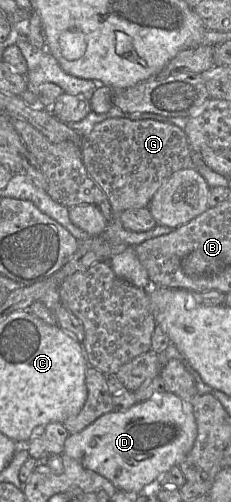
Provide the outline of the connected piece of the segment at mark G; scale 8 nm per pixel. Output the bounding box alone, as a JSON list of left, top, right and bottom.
[82,118,192,226]

